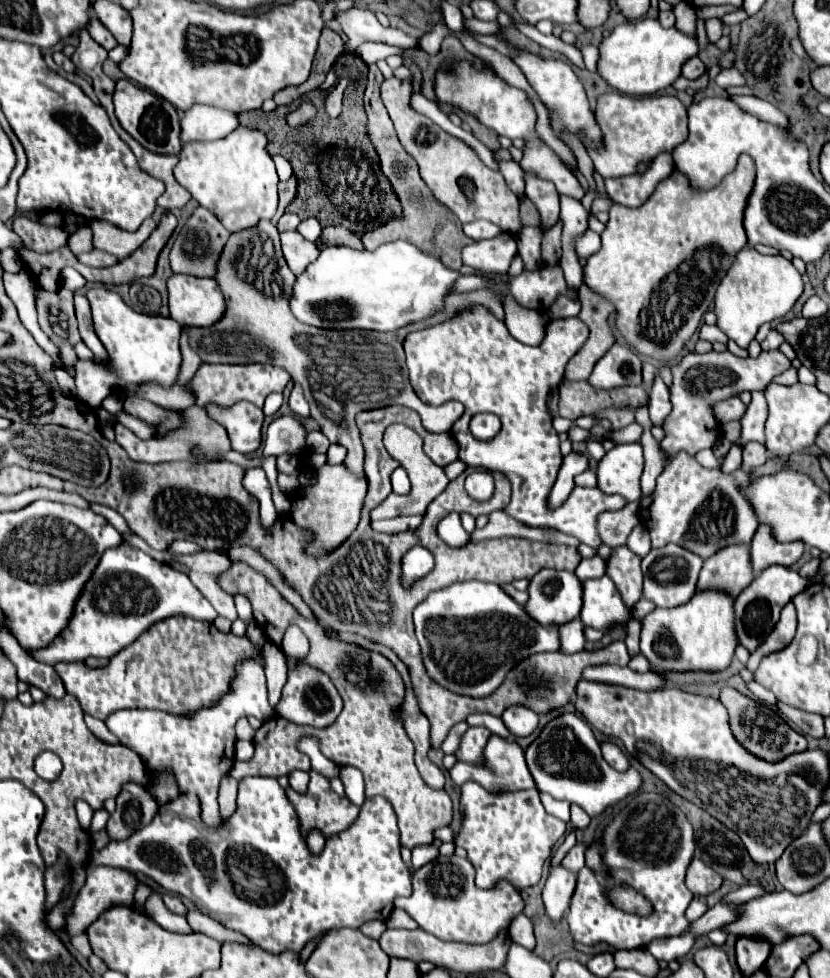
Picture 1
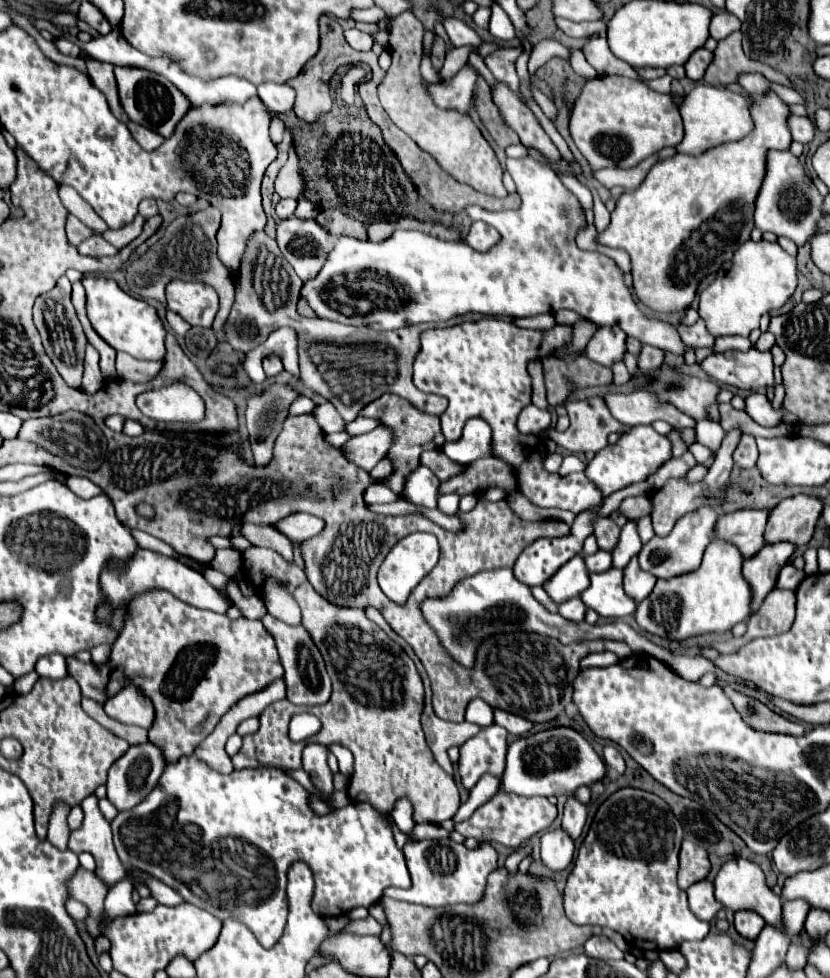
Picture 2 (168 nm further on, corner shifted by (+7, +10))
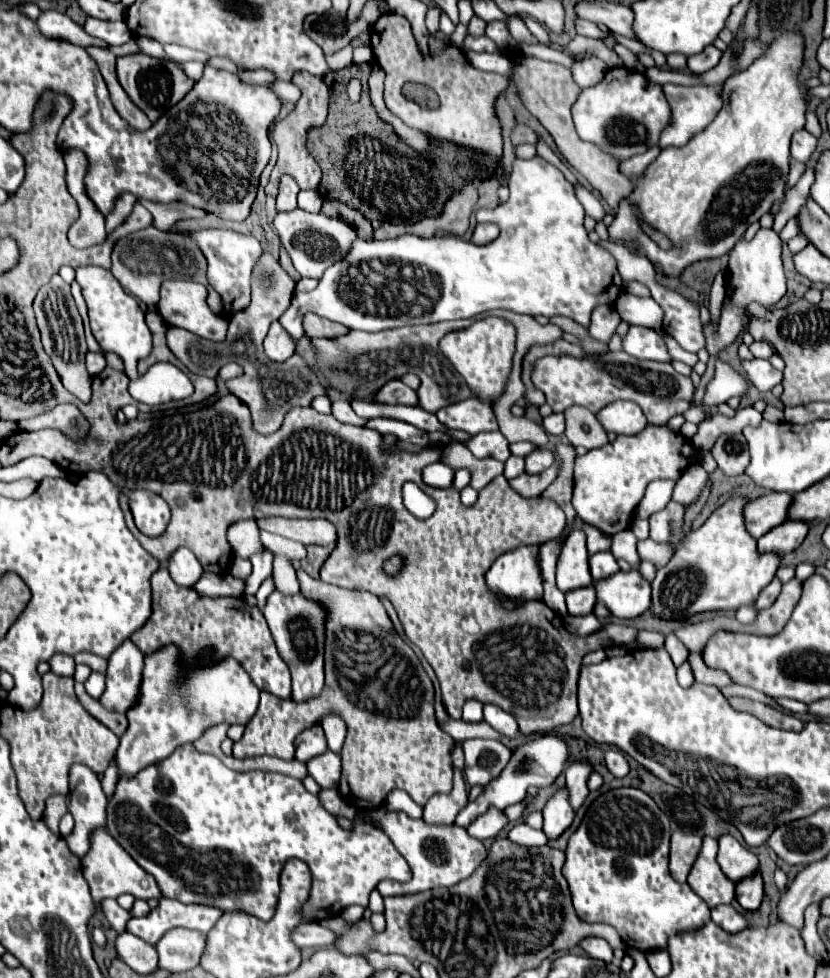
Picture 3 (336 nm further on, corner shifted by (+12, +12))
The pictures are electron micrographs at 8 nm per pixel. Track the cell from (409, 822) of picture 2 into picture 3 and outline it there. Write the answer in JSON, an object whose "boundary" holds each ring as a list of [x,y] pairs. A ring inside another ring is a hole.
{"boundary":[[[392,790],[384,802],[386,812],[406,812],[410,818],[422,816],[422,806],[418,806],[404,790]]]}

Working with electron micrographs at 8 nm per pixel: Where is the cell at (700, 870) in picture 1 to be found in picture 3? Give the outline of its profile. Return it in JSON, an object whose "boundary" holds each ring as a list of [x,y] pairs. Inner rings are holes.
{"boundary":[[[674,832],[670,842],[670,874],[676,882],[686,882],[696,856],[702,848],[702,838],[686,832]]]}

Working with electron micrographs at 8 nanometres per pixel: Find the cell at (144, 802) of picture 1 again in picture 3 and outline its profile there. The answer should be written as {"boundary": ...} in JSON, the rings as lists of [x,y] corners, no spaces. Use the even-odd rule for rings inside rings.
{"boundary":[[[166,646],[146,656],[144,662],[142,696],[130,714],[126,714],[130,726],[120,738],[114,758],[118,776],[136,776],[146,766],[170,756],[174,748],[194,742],[206,728],[218,722],[246,724],[258,708],[260,690],[236,660],[222,660],[222,664],[214,664],[214,668],[184,672],[178,666],[178,650]]]}

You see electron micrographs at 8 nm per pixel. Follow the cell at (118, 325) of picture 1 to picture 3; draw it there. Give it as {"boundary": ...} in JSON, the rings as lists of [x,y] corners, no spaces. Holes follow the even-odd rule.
{"boundary":[[[94,266],[76,268],[76,282],[80,284],[82,296],[88,304],[88,316],[94,338],[98,340],[104,352],[116,352],[126,364],[126,374],[134,376],[138,360],[150,356],[152,352],[152,334],[138,300],[120,286],[120,282],[112,276],[110,270],[104,268]]]}

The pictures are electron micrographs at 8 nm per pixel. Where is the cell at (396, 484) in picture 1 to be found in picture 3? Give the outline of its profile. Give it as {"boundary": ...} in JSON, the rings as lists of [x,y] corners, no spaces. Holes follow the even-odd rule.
{"boundary":[[[434,462],[422,470],[422,480],[432,488],[448,488],[452,484],[454,470],[442,462]]]}

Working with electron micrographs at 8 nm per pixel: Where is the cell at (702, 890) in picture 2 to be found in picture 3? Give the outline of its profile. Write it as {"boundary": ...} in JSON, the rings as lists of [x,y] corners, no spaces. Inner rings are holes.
{"boundary":[[[704,838],[698,860],[688,874],[690,888],[708,904],[708,908],[730,904],[734,900],[734,882],[722,876],[722,870],[716,862],[716,850],[718,842],[714,838]]]}

